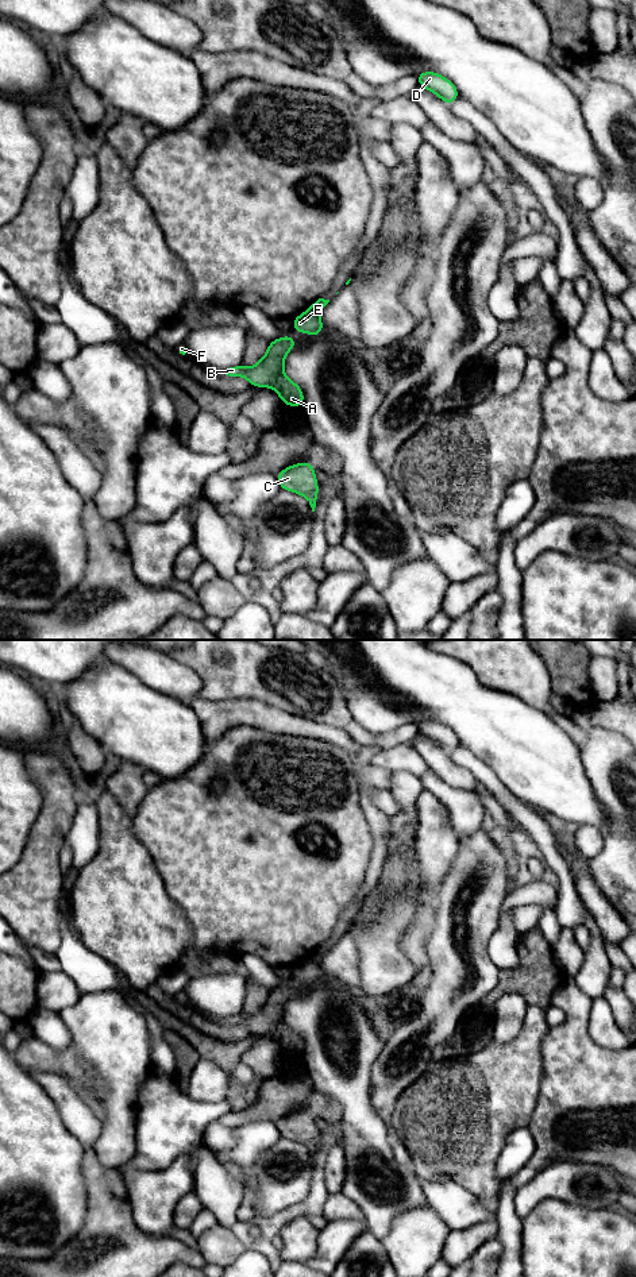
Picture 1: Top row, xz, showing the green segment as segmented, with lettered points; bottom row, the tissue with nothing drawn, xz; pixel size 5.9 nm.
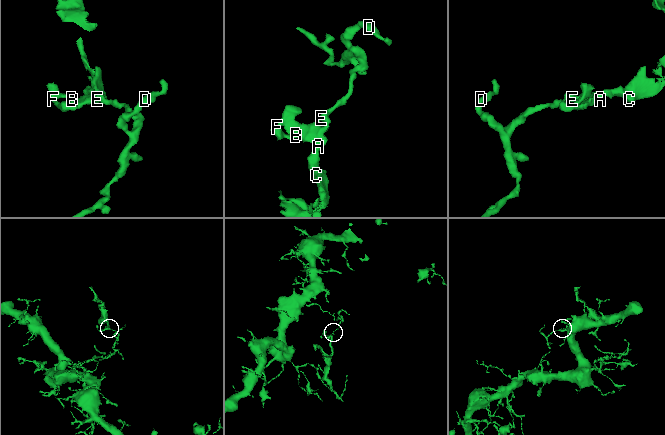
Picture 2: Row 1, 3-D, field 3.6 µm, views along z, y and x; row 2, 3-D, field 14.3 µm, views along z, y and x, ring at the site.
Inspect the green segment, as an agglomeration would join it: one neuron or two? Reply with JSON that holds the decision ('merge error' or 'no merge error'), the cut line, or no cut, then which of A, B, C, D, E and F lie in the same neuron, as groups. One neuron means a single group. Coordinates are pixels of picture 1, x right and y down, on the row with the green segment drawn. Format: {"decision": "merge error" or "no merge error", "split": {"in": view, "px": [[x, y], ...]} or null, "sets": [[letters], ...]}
{"decision": "merge error", "split": {"in": "xz", "px": [[308, 309], [319, 317]]}, "sets": [["A", "B", "C", "E", "F"], ["D"]]}

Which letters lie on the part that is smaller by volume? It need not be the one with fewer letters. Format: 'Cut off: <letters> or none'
Cut off: A, B, C, E, F

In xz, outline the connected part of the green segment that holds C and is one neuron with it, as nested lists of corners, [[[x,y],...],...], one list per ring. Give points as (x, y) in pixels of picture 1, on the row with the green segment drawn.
[[[309,462],[292,464],[277,475],[280,486],[284,491],[293,491],[309,501],[312,512],[315,512],[317,502],[319,482],[315,477],[315,466]]]

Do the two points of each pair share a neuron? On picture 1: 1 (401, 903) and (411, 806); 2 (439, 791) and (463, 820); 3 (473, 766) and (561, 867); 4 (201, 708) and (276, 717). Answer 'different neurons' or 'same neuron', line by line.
1: same neuron
2: same neuron
3: same neuron
4: same neuron

